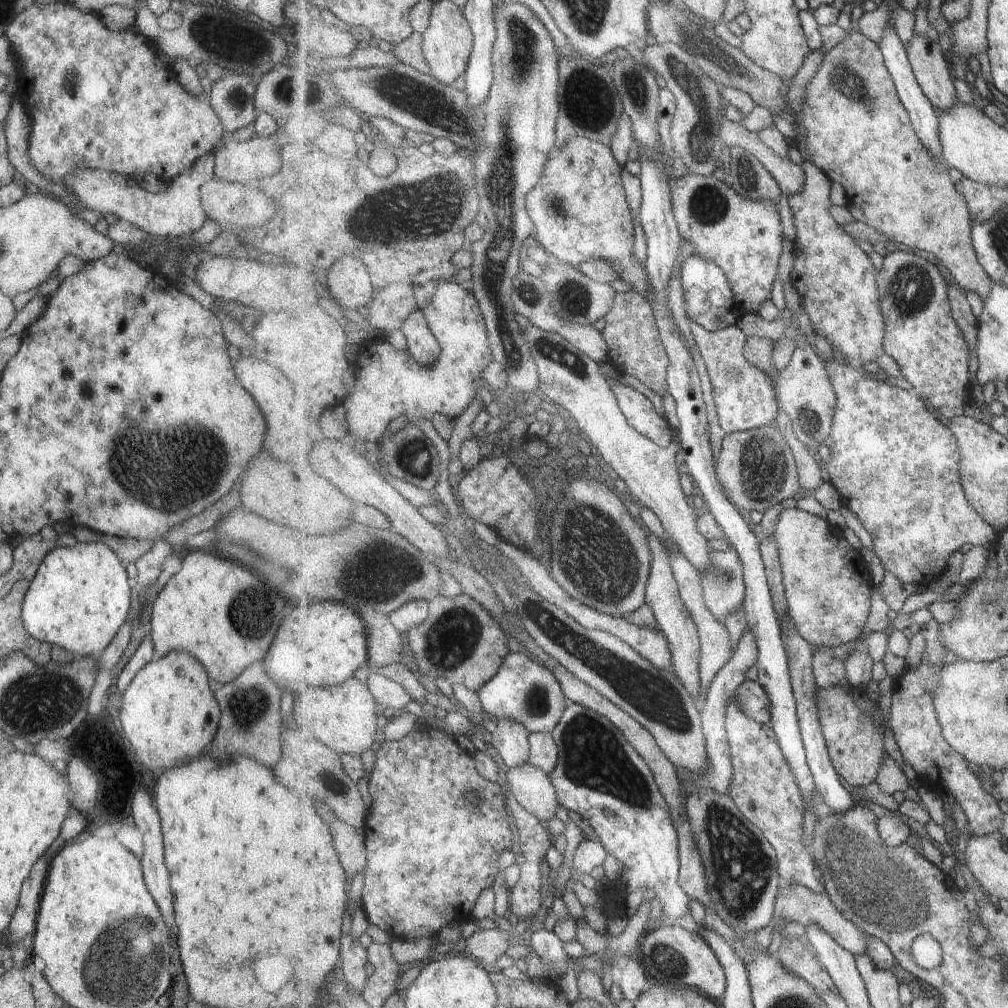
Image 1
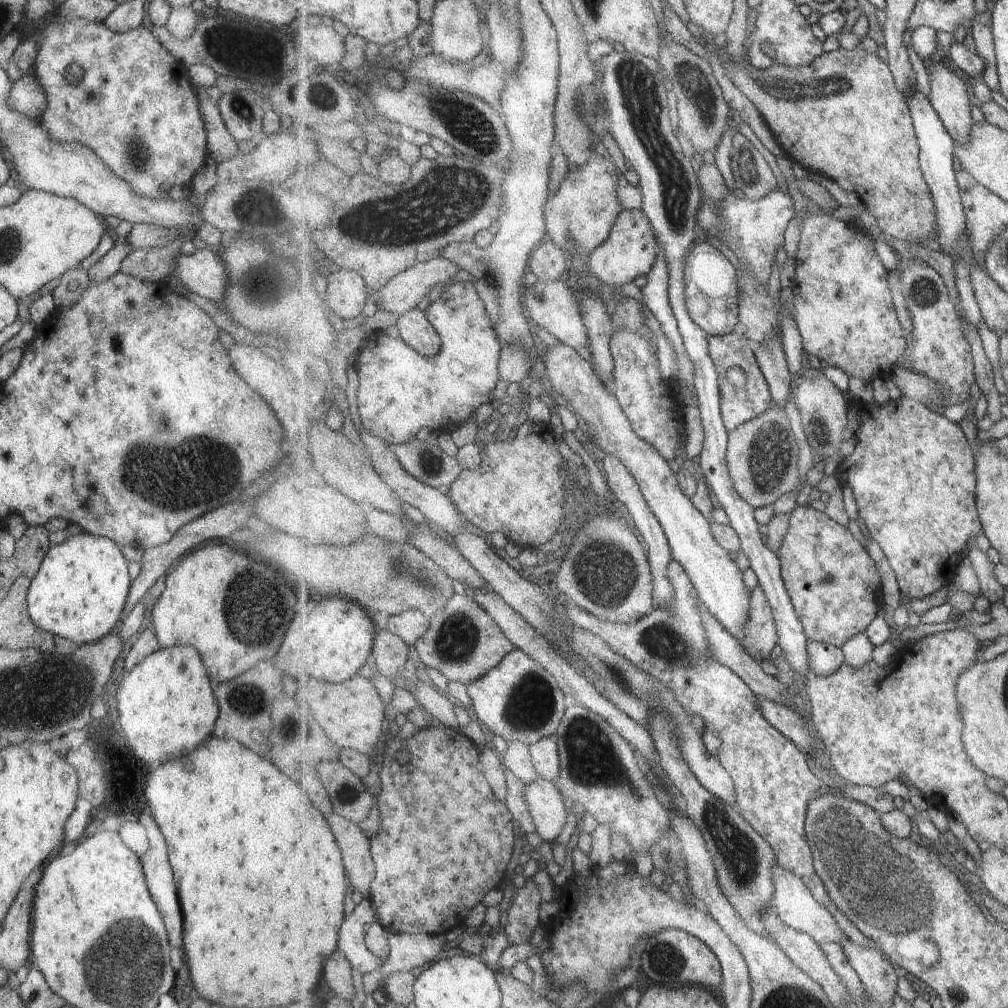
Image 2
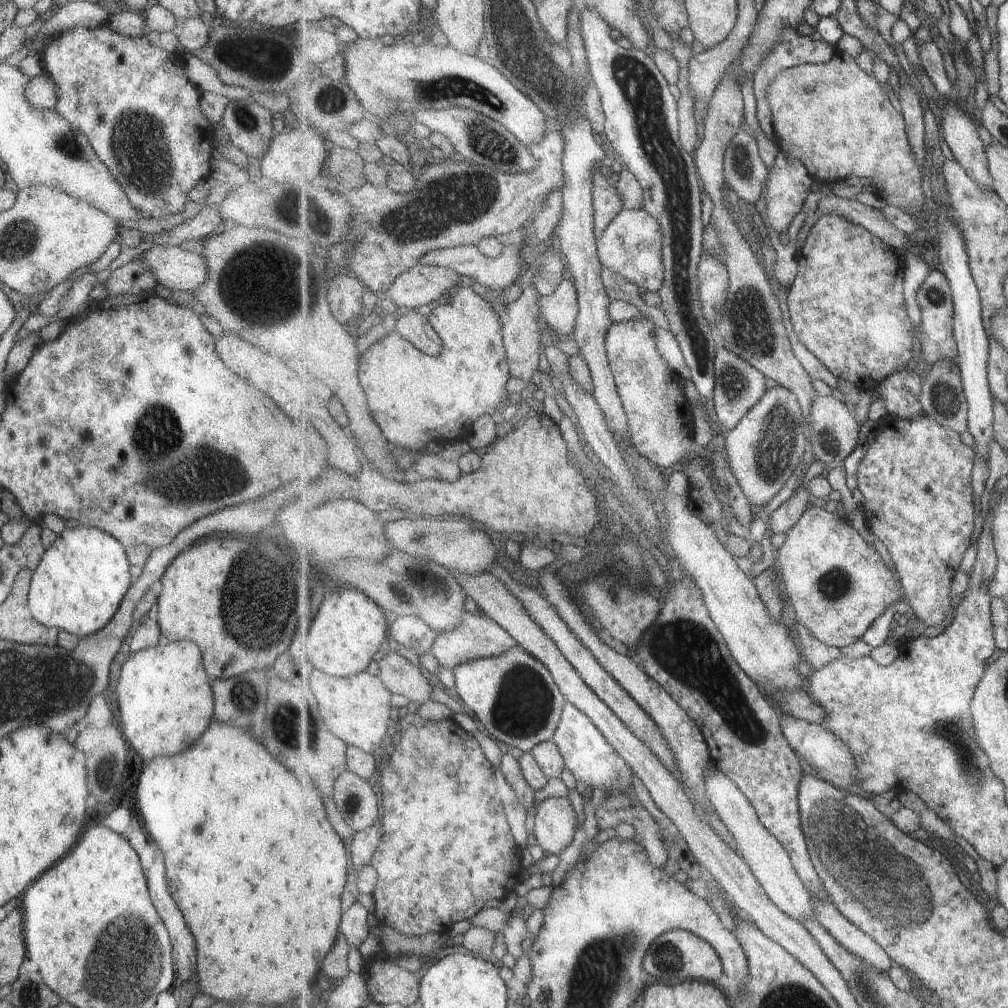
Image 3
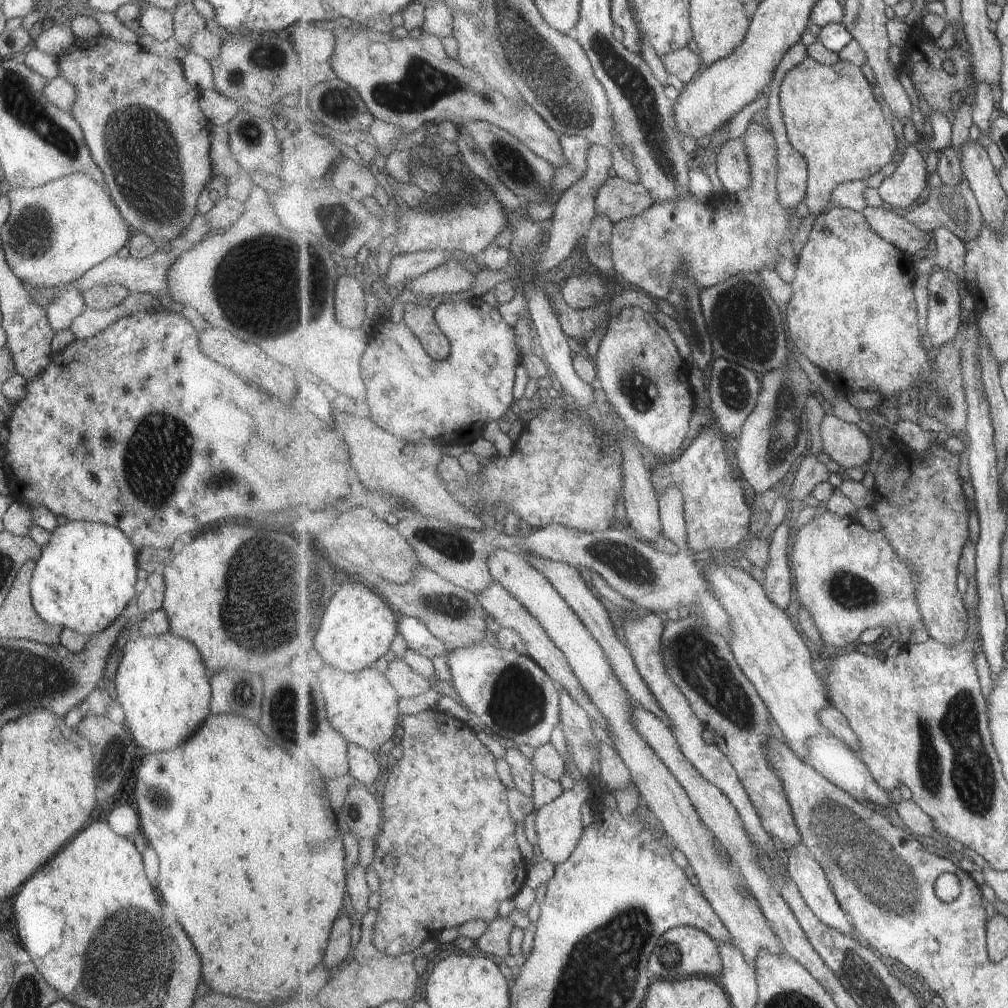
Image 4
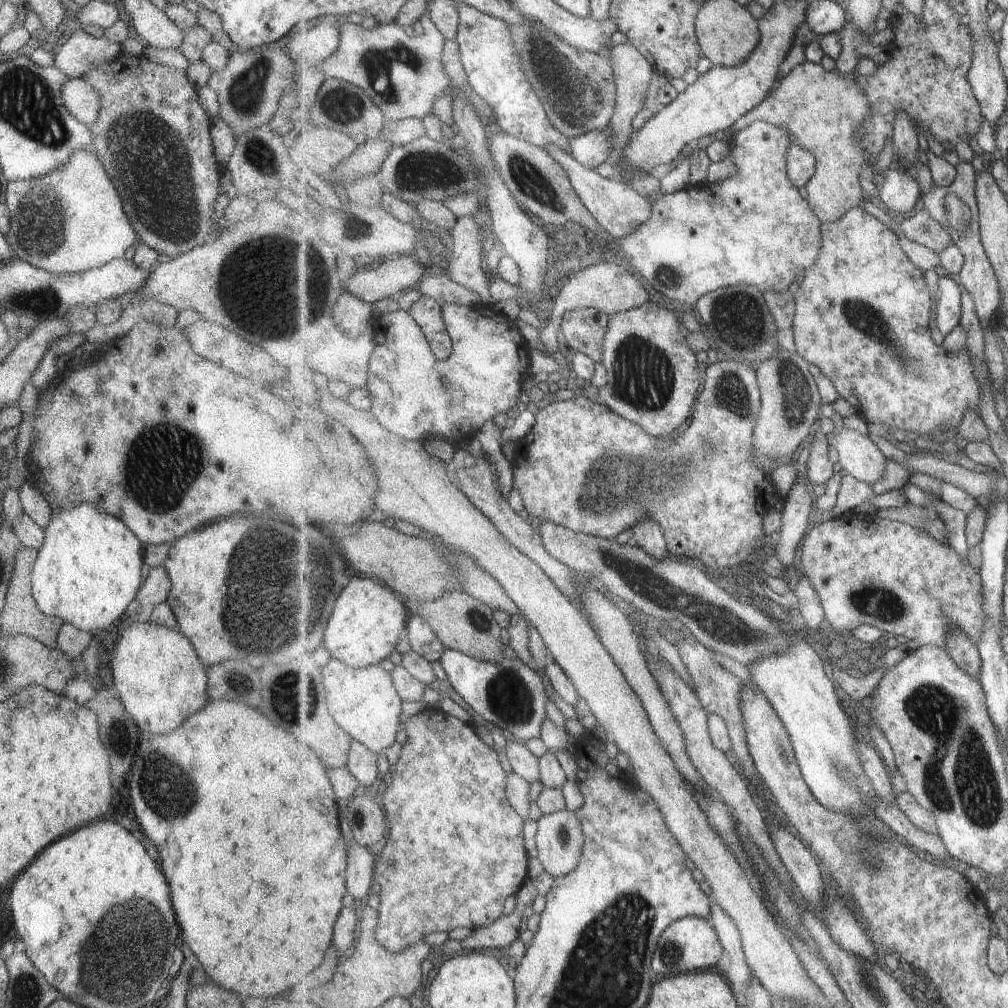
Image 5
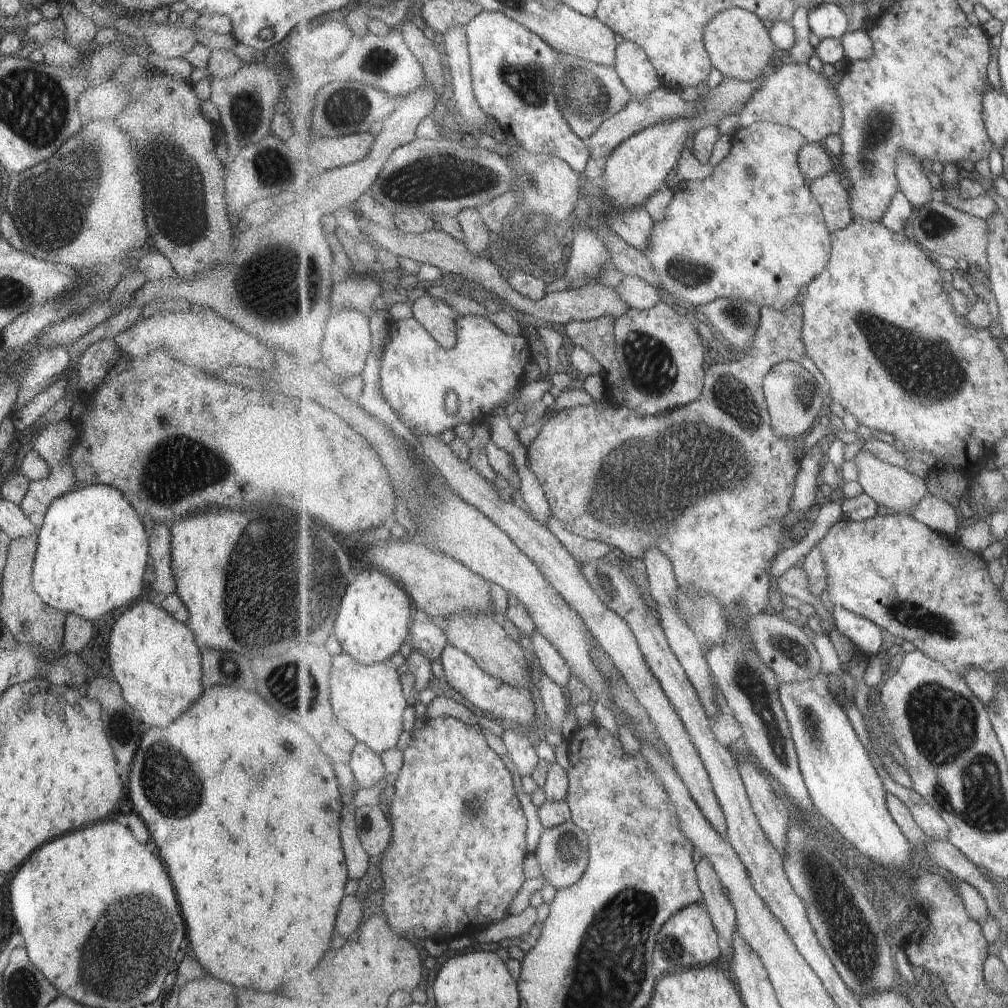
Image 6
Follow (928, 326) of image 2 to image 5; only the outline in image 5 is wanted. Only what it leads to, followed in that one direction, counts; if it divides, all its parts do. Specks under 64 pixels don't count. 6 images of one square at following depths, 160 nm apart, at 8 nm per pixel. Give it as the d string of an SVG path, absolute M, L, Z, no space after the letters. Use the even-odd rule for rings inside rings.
M954 276L940 277L938 288L939 300L935 304L934 323L946 336L961 324L961 283Z

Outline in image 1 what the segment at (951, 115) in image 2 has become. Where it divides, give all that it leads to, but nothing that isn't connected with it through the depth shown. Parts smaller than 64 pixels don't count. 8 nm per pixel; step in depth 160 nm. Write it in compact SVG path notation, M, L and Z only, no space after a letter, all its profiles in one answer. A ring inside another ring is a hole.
M916 34L907 48L921 88L938 112L949 112L957 106L955 78L947 64L949 56L943 54L937 41Z

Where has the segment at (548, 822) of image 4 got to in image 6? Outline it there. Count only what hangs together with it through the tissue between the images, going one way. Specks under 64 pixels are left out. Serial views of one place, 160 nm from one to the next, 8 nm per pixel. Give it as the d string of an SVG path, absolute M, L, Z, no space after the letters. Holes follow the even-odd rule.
M567 821L558 827L547 829L542 834L536 856L539 859L542 874L558 891L568 889L581 882L588 871L590 850L588 834L585 834L575 821Z

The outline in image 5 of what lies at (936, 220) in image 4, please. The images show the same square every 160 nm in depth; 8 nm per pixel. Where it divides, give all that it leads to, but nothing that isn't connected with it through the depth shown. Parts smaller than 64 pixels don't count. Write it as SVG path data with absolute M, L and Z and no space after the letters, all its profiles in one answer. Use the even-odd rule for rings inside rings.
M977 177L957 178L950 187L935 186L933 192L923 196L923 207L951 233L956 245L963 253L964 265L958 280L973 298L976 314L981 320L981 326L990 328L989 320L992 320L993 313L997 314L996 311L1000 310L1002 296L1000 295L1000 286L996 274L982 243L976 180Z

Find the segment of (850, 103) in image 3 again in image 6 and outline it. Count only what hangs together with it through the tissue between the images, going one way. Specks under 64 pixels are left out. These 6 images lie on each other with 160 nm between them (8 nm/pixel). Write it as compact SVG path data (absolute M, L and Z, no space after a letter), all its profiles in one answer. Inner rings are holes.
M792 60L765 75L763 86L737 112L738 128L748 127L759 121L779 123L798 130L809 143L822 144L827 138L839 136L842 132L844 114L840 104L837 90L833 89L824 73L815 72L807 63L795 63ZM841 169L813 180L810 189L821 205L827 228L831 233L847 228L854 221L850 192Z

